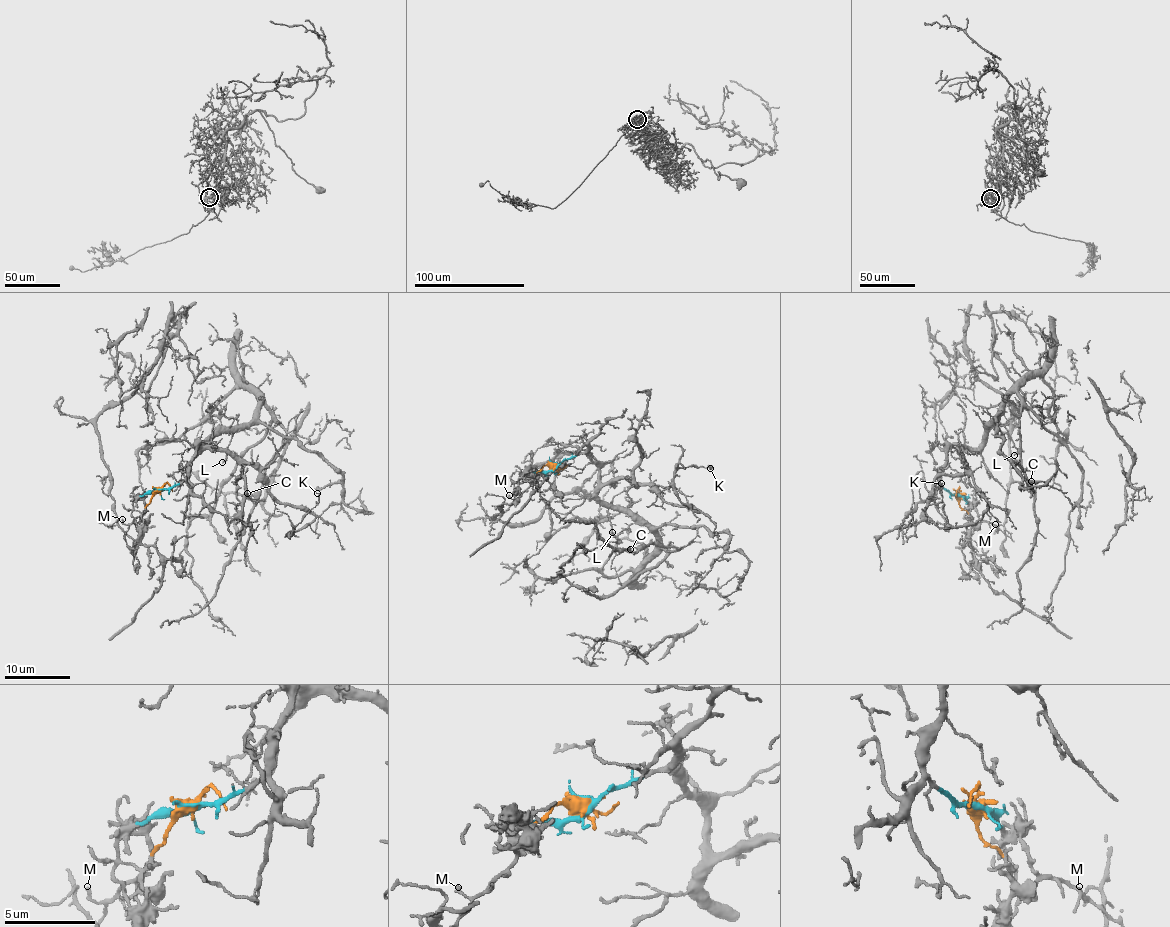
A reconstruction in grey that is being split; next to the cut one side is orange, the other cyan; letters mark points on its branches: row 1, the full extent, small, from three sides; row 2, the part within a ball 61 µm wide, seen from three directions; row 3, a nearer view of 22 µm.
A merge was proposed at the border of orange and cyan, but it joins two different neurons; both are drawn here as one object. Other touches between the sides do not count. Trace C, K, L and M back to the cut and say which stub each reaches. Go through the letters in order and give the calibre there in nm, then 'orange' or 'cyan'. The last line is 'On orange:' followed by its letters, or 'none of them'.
C: 150 nm | cyan
K: 110 nm | cyan
L: 140 nm | cyan
M: 170 nm | orange
On orange: M

